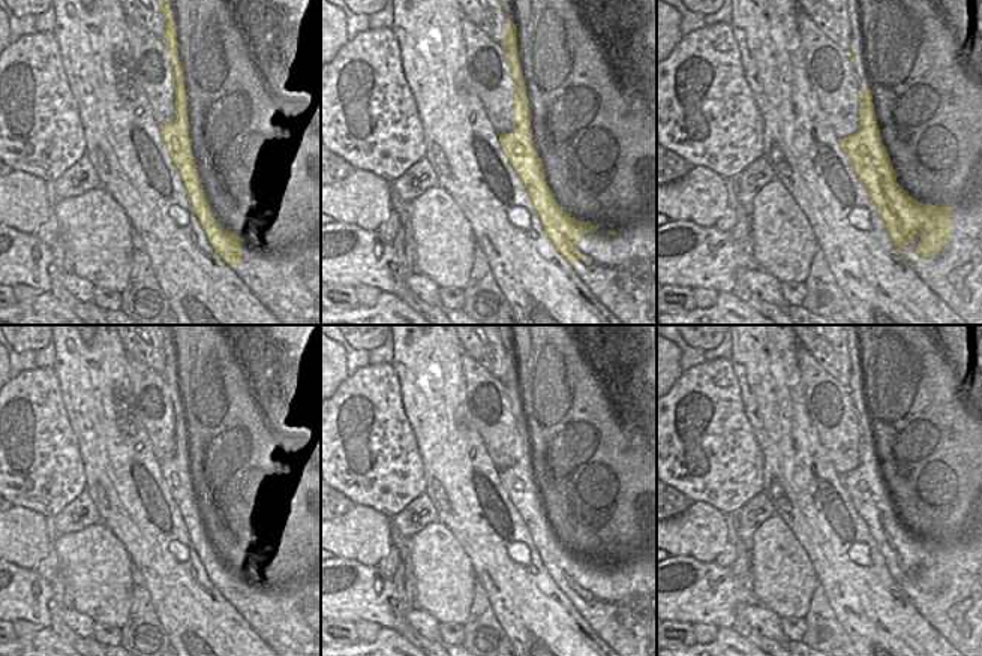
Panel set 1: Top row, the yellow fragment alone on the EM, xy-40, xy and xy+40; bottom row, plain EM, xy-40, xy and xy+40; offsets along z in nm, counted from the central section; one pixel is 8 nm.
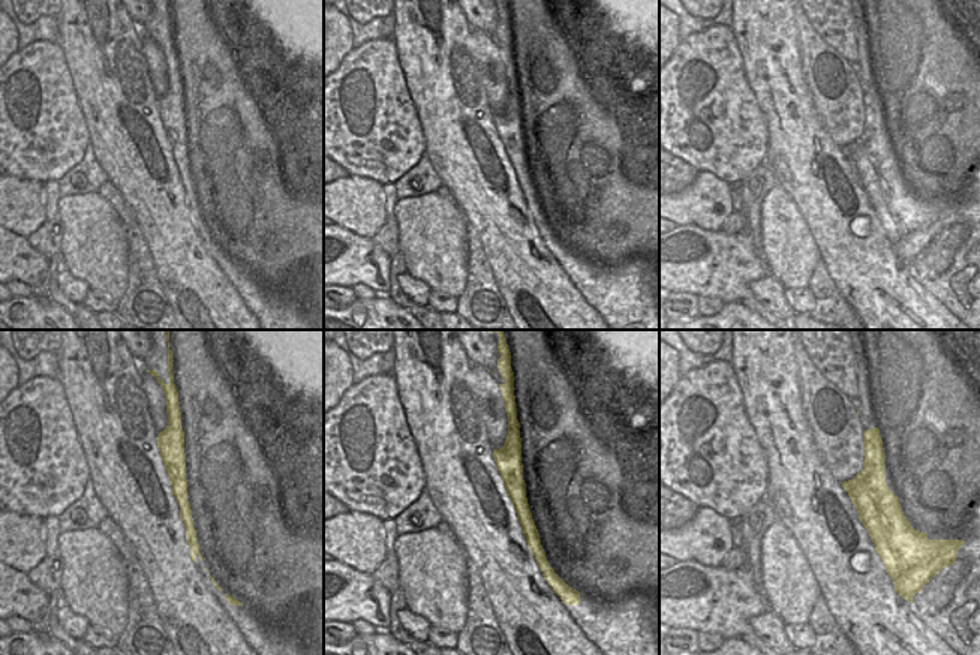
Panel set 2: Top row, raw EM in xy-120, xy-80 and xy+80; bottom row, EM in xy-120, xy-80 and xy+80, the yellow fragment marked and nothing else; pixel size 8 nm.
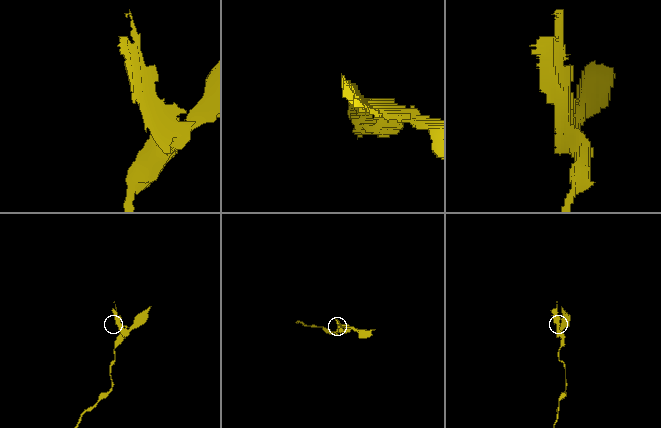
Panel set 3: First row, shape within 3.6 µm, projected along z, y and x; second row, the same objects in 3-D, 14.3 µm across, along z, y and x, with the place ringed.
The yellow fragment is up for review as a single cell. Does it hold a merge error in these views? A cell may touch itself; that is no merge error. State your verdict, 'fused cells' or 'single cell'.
fused cells

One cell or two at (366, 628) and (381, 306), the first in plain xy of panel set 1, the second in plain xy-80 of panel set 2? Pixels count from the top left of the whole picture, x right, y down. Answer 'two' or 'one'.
two

